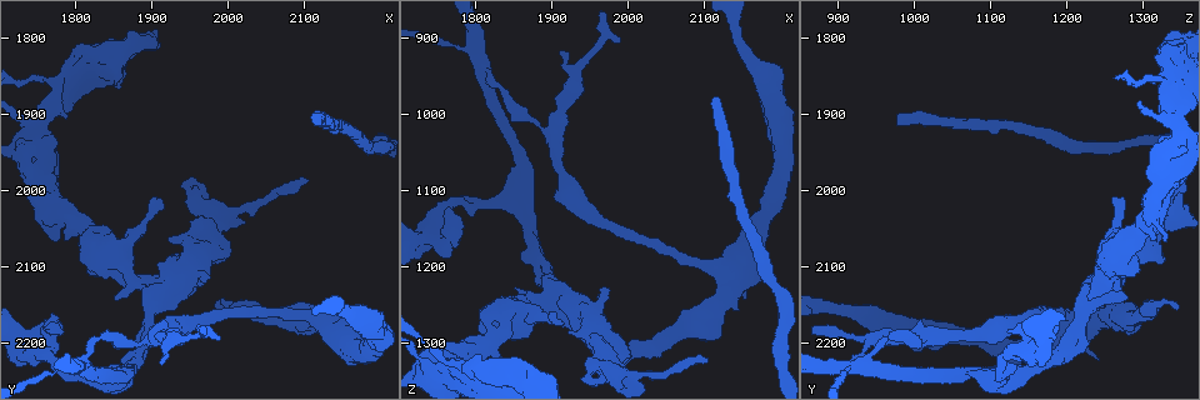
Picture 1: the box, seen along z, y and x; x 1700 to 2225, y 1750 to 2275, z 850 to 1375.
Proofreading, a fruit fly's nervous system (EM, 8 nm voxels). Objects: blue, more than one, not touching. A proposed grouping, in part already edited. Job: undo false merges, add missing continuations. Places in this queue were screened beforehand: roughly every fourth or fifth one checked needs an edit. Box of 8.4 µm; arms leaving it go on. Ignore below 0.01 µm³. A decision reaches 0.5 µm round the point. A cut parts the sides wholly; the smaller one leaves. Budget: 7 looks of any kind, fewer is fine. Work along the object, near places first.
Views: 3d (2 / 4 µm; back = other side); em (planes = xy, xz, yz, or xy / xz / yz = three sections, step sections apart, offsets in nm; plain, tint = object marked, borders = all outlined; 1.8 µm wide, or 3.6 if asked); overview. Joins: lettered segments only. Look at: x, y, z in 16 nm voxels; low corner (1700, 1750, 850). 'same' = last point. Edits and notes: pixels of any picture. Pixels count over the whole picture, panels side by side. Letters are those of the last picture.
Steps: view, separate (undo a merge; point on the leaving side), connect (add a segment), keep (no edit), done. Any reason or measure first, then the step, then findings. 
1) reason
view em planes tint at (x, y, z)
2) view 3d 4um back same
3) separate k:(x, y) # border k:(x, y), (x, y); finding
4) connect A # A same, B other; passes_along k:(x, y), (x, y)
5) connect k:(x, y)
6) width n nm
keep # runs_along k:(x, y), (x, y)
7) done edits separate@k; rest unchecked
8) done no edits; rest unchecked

free end
view 3d 2um back at (1745, 2180, 1180)

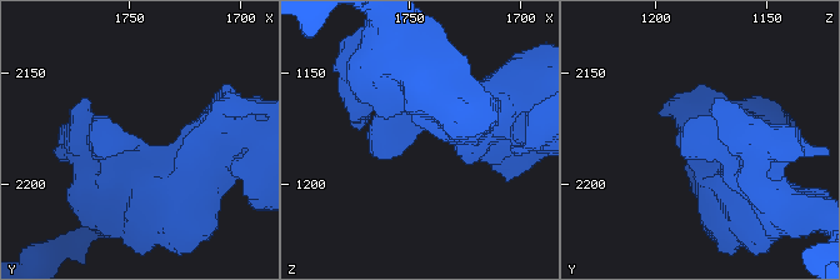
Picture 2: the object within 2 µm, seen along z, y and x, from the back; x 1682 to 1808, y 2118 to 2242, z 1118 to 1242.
view em planes borders at (1746, 2178, 1178)

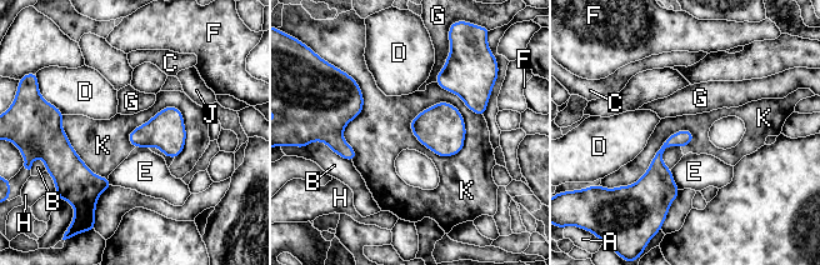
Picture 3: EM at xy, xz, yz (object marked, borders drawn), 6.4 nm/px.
keep # A other, B other, C other, D other, E other, F other, G other, H other, J other, K other; border 3:(409, 121), (436, 154), (464, 149); none of them fits

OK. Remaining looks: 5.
sharp bend
view em planes tint at (1760, 1900, 1340)

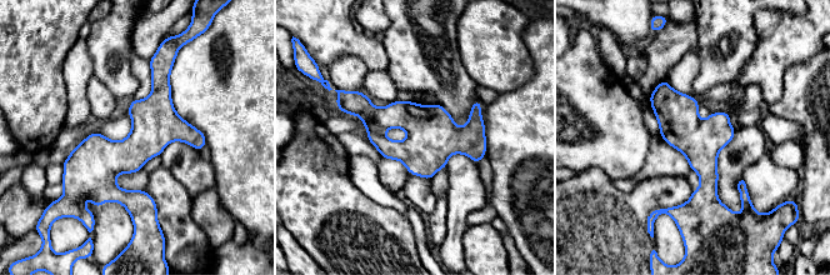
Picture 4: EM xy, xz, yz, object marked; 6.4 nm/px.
what lies round it
view em planes borders same

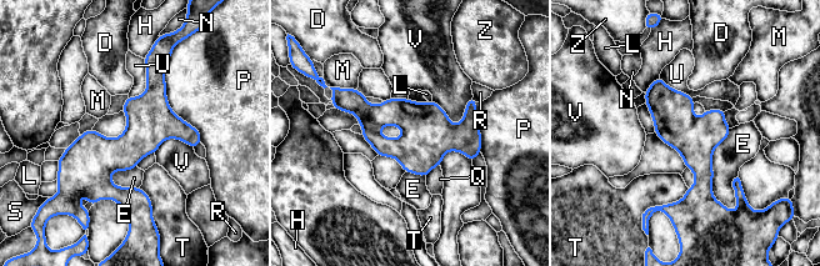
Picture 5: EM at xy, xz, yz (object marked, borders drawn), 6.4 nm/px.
longest_contact P 600 nm
keep # D other, E other, H other, L other, M other, N other, P other, Q other, R other, S other, T other, U other, V other, Z other; border 5:(731, 129), (713, 155), (729, 210); continuous, no second cell

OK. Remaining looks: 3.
calibre changes
view 3d 4um at (1850, 2070, 1260)

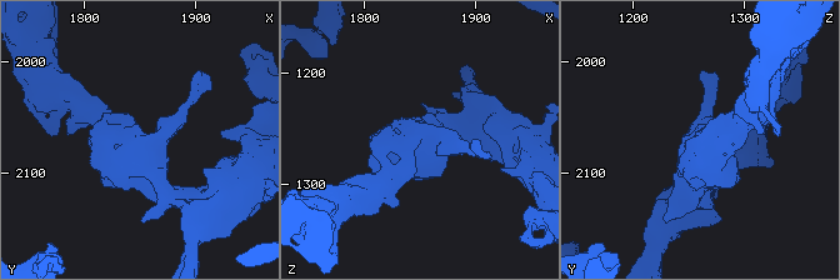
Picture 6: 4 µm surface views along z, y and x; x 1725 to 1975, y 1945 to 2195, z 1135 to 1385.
view em 3.6um planes tint at (1846, 2078, 1262)

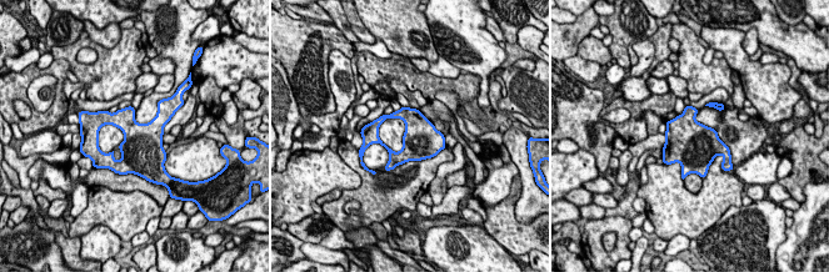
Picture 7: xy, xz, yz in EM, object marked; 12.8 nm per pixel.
view em 3.6um planes borders same

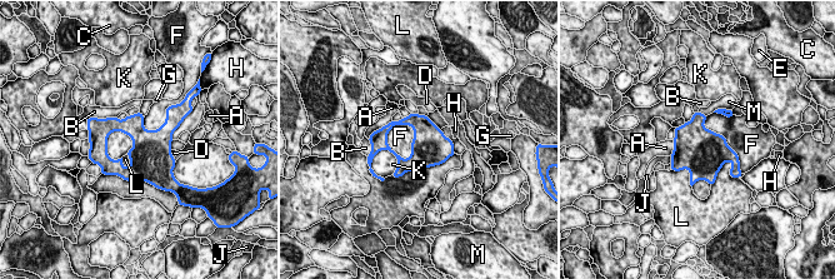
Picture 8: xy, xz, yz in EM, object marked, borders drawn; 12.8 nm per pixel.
width 420 nm
keep # A other, B other, C other, D other, E other, F other, G other, H other, J other, K other, L other, M other; border 8:(398, 123), (413, 129), (406, 159); one cell here

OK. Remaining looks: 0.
done no edits; rest unchecked

